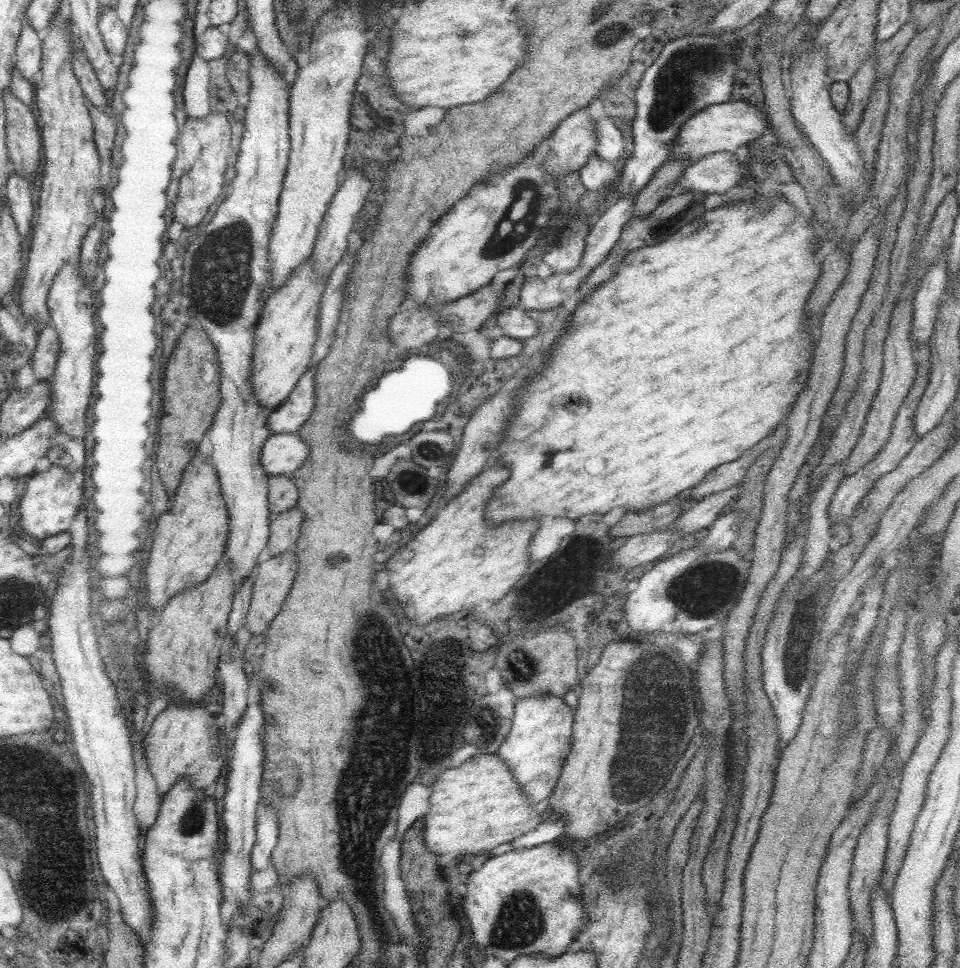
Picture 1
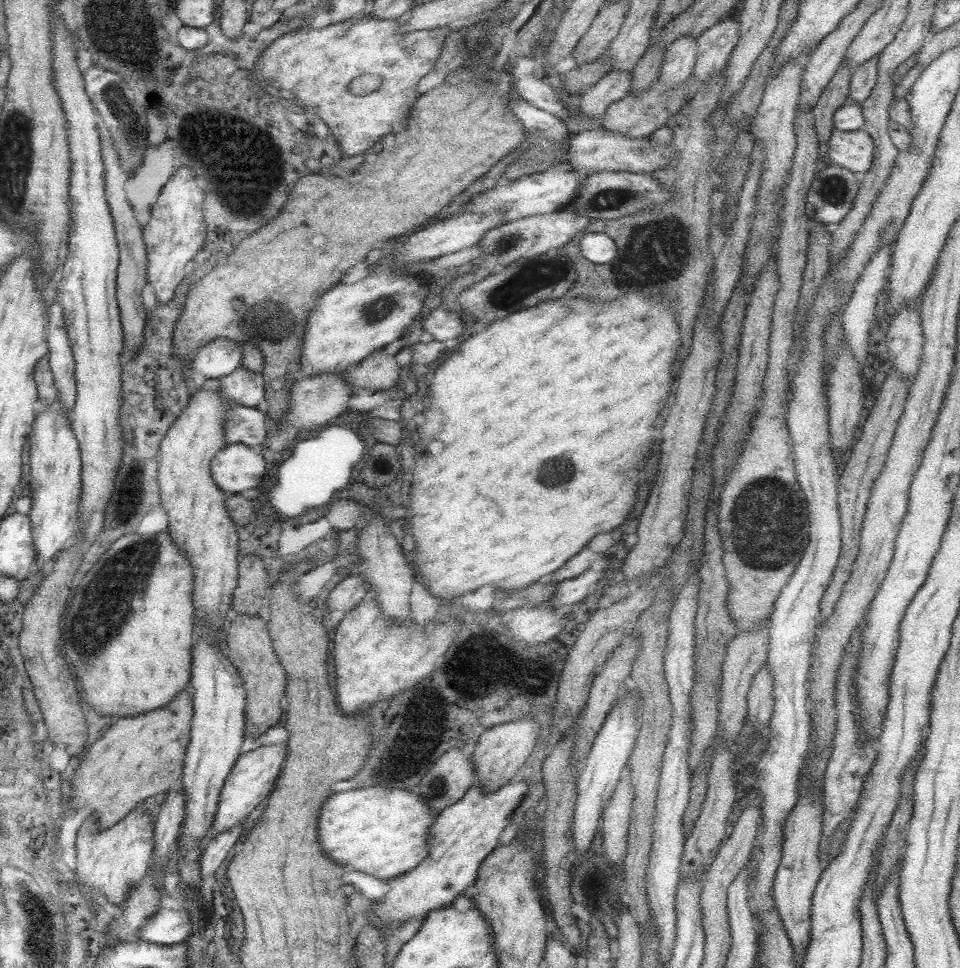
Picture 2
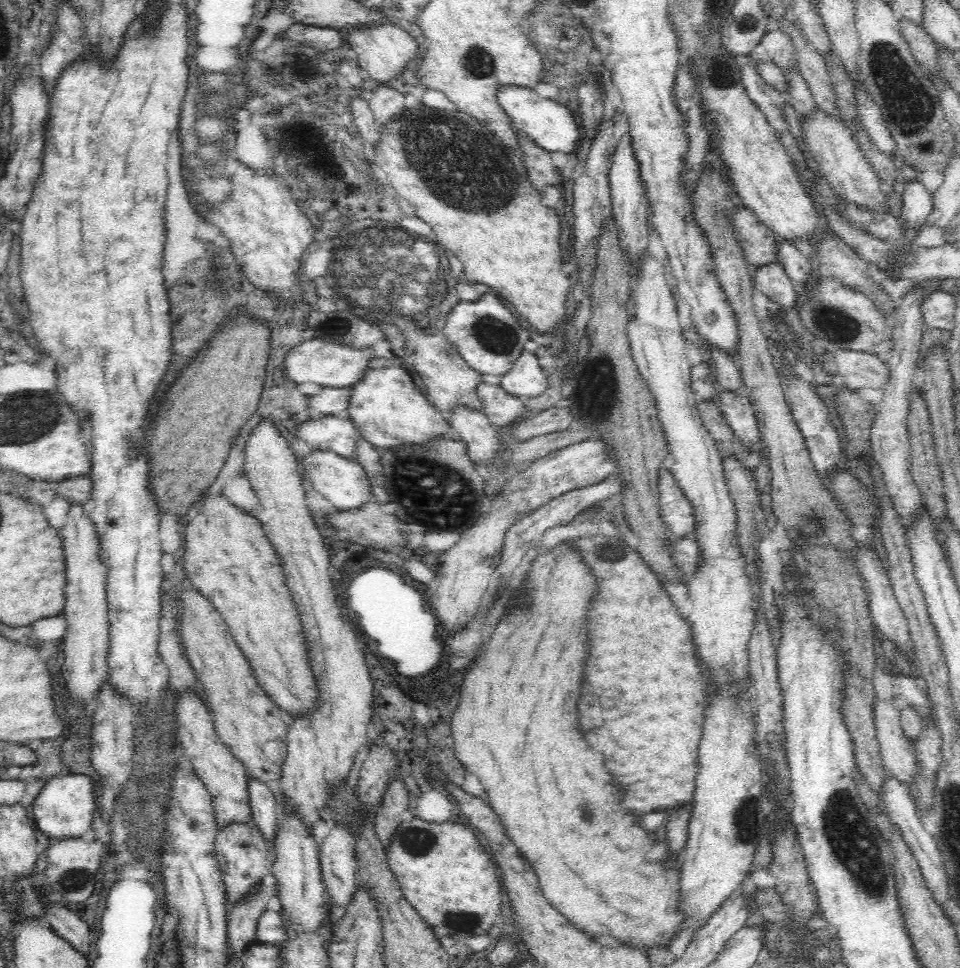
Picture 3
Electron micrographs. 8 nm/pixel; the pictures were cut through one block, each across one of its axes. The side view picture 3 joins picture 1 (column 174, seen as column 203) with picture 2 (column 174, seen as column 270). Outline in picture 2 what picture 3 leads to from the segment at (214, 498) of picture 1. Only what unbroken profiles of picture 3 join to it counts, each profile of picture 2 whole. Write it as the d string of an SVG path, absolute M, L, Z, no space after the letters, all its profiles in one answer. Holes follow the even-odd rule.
M167 530L163 531L163 533L155 534L153 537L141 537L136 533L123 535L123 537L111 543L106 548L106 552L100 554L94 565L83 575L83 578L81 578L75 589L77 590L77 594L73 594L75 598L71 598L67 602L67 610L65 610L67 614L63 616L63 624L61 624L61 644L59 645L61 646L61 652L63 652L63 658L67 660L67 664L71 664L71 668L73 668L73 672L77 676L75 680L82 702L86 702L87 706L93 712L101 716L106 716L113 722L119 718L127 718L128 716L159 710L170 704L182 692L183 688L187 686L187 683L189 683L191 664L190 652L193 641L195 640L191 587L191 565L176 547L176 544L171 541Z

